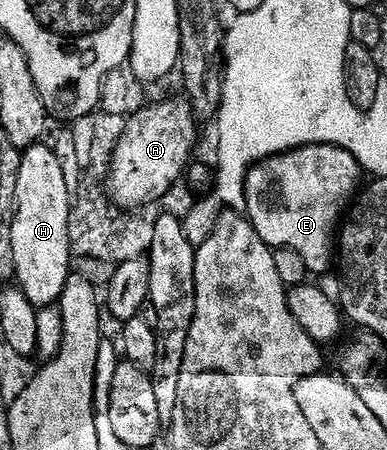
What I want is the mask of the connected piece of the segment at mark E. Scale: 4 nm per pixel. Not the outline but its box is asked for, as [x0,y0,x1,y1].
[244,145,363,274]

